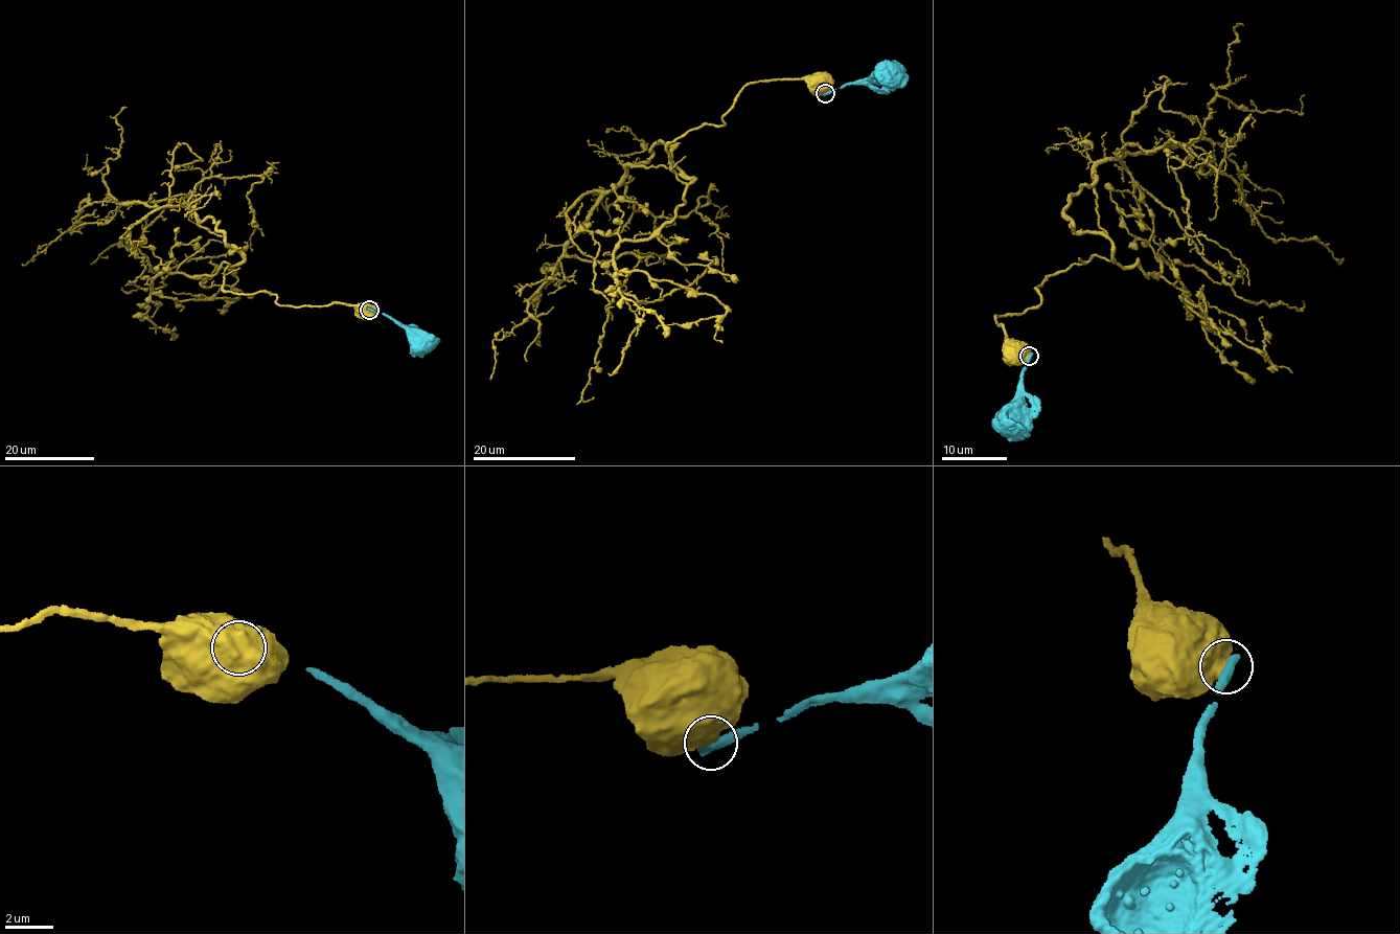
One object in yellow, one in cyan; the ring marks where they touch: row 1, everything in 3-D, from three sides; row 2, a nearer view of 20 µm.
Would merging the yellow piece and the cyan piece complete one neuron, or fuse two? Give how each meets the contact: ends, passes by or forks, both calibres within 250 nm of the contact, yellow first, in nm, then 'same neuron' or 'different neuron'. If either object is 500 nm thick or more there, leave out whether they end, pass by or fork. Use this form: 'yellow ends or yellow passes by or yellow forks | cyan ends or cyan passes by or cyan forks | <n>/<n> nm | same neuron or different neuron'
1000/500 nm | different neuron

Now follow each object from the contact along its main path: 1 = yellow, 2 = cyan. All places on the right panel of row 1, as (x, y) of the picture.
1: (1029, 356), (1016, 352)
2: (1029, 356), (1023, 383), (1008, 408), (996, 418), (1003, 430), (1007, 420)

